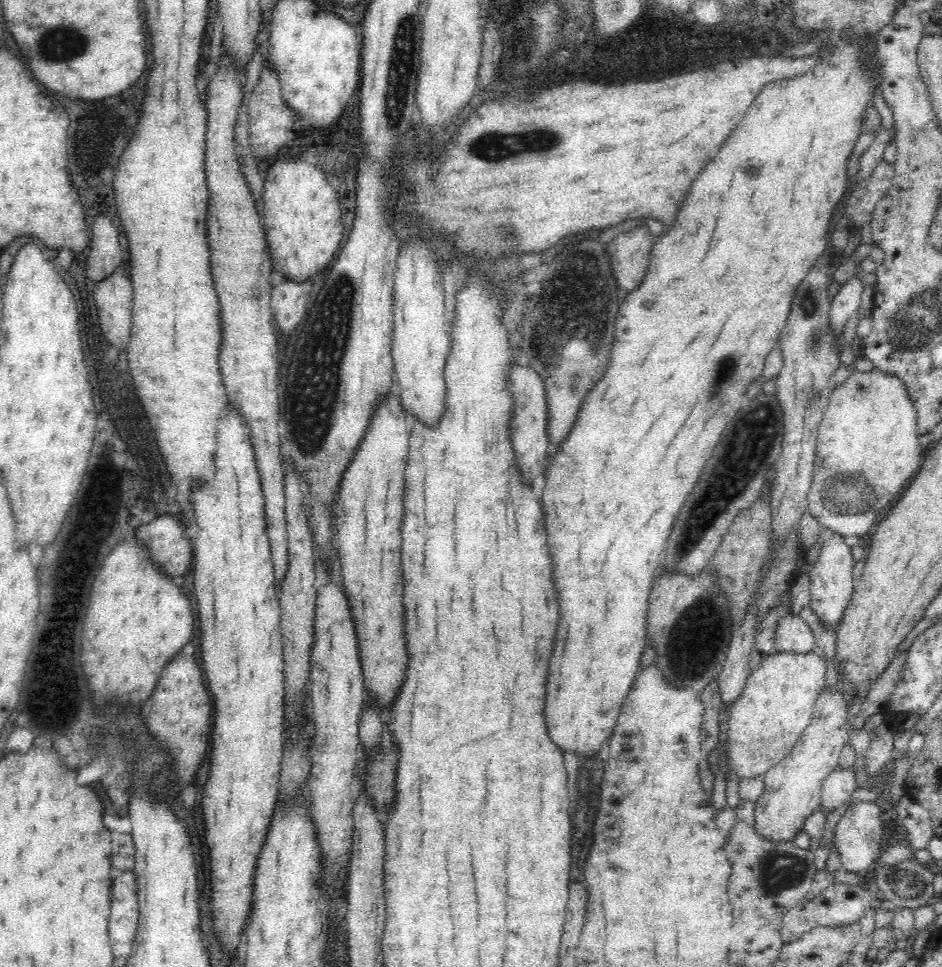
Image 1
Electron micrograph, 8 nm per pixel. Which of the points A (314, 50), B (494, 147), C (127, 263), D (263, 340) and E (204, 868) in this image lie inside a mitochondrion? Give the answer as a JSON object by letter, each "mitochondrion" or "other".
{"A":"other","B":"mitochondrion","C":"other","D":"other","E":"other"}

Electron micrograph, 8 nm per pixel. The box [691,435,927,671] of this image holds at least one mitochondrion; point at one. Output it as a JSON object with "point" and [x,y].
{"point":[852,489]}

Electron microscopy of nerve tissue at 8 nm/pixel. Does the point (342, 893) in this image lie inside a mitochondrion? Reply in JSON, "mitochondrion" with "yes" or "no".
{"mitochondrion":"no"}

